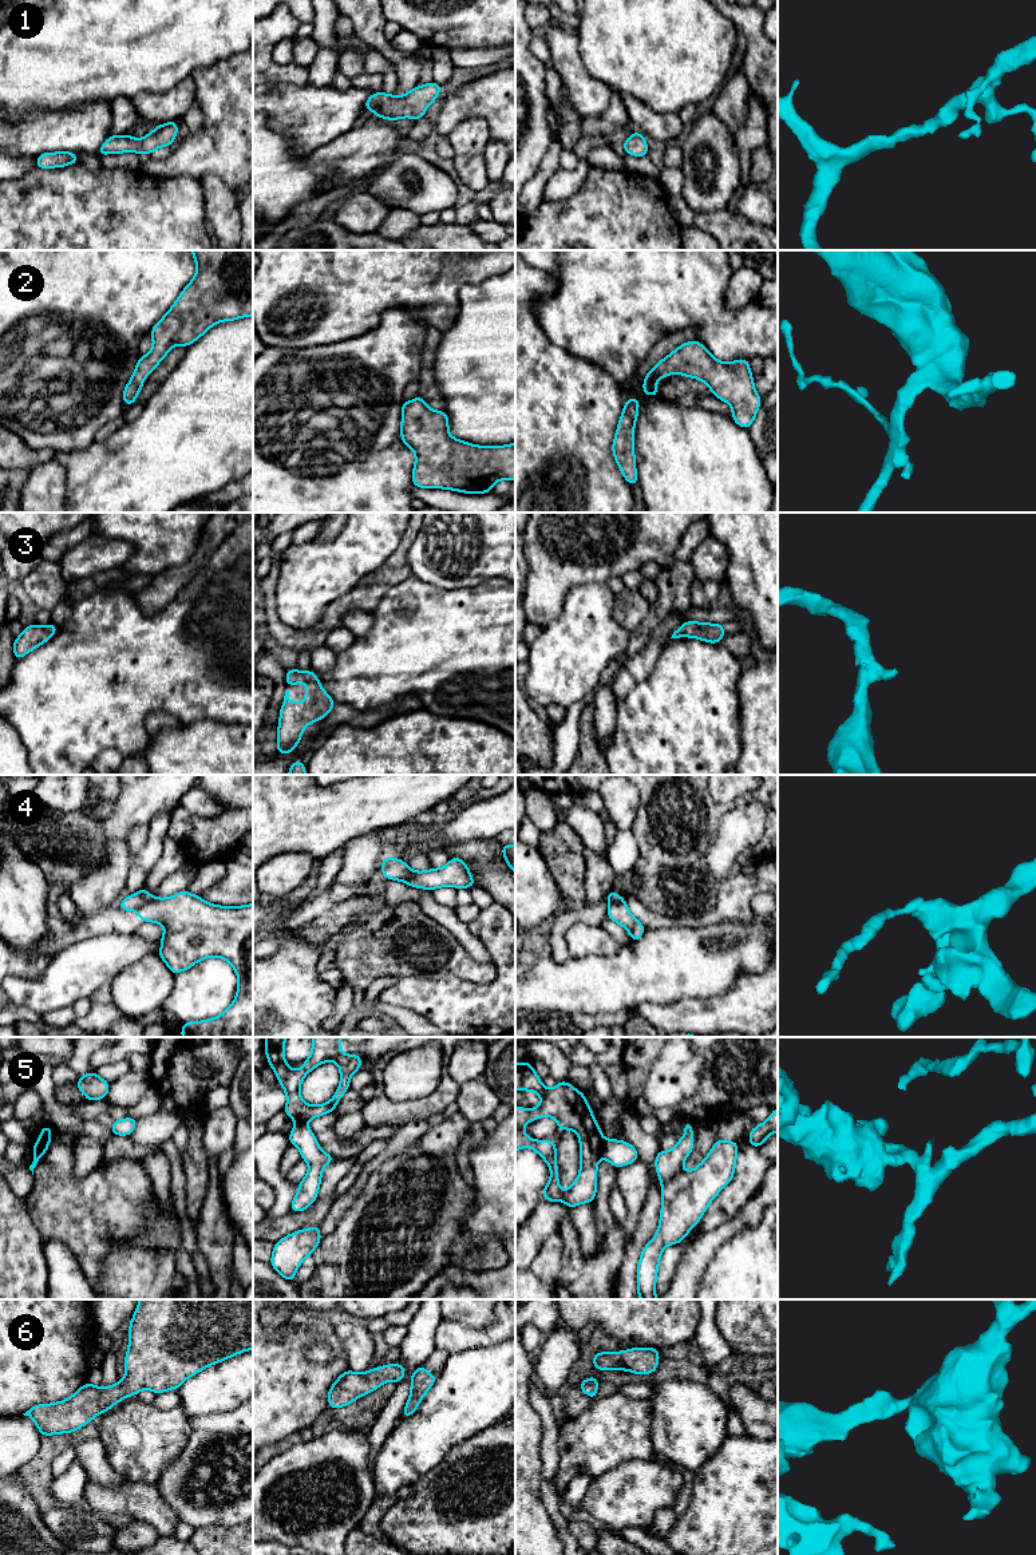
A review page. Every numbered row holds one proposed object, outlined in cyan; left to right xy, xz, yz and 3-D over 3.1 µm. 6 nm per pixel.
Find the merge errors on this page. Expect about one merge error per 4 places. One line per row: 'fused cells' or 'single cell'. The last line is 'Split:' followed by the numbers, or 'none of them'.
1: single cell
2: single cell
3: single cell
4: fused cells
5: fused cells
6: single cell
Split: 4, 5

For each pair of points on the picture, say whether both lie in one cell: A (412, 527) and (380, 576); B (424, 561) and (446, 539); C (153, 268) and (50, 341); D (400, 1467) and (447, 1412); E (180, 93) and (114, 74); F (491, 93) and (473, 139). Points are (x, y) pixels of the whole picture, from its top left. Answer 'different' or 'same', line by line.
A: same
B: same
C: same
D: same
E: different
F: different

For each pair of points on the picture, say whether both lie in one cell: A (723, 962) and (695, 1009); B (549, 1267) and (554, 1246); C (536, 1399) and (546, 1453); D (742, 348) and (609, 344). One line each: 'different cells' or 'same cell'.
A: different cells
B: same cell
C: same cell
D: same cell

